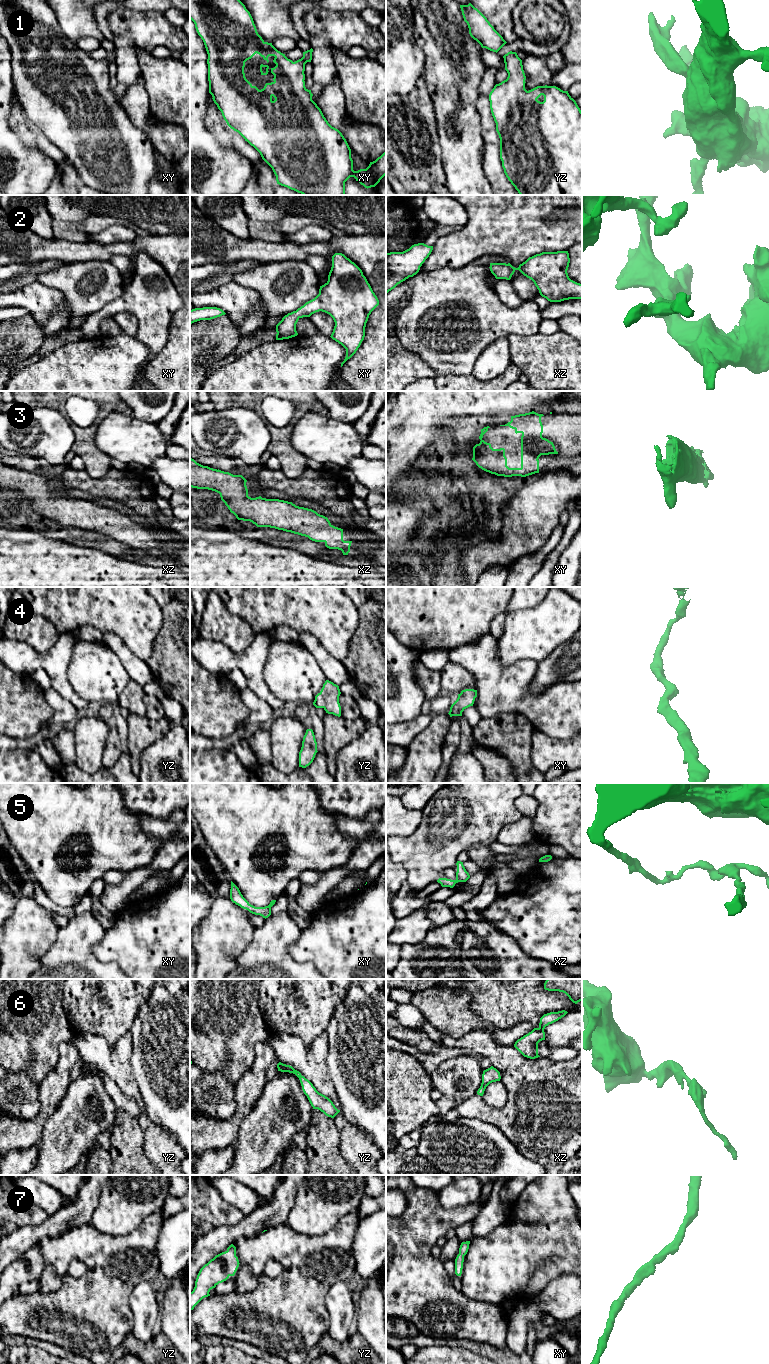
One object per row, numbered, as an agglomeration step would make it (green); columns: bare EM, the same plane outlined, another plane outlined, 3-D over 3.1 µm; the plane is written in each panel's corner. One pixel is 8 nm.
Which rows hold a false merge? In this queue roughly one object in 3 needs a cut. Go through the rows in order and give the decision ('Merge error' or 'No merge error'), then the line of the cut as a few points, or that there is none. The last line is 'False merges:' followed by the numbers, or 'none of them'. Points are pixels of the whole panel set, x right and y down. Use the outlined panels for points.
1: No merge error. No split
2: No merge error. No split
3: No merge error. No split
4: No merge error. No split
5: No merge error. No split
6: No merge error. No split
7: No merge error. No split
False merges: none of them

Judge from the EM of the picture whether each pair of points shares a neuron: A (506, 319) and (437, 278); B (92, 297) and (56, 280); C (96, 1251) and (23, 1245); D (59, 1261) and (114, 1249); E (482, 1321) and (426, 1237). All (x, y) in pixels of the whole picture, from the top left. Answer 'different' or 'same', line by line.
A: same
B: same
C: different
D: same
E: same

